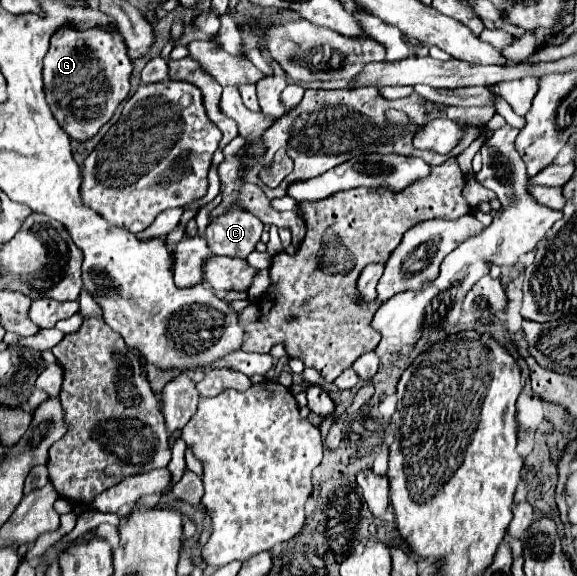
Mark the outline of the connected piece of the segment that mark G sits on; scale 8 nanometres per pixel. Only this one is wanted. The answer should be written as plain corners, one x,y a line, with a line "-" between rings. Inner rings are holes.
63,26
53,34
49,52
43,58
43,84
47,104
59,126
73,140
89,140
97,130
111,120
117,106
129,94
129,78
133,62
127,58
125,40
117,30
93,26
79,30

